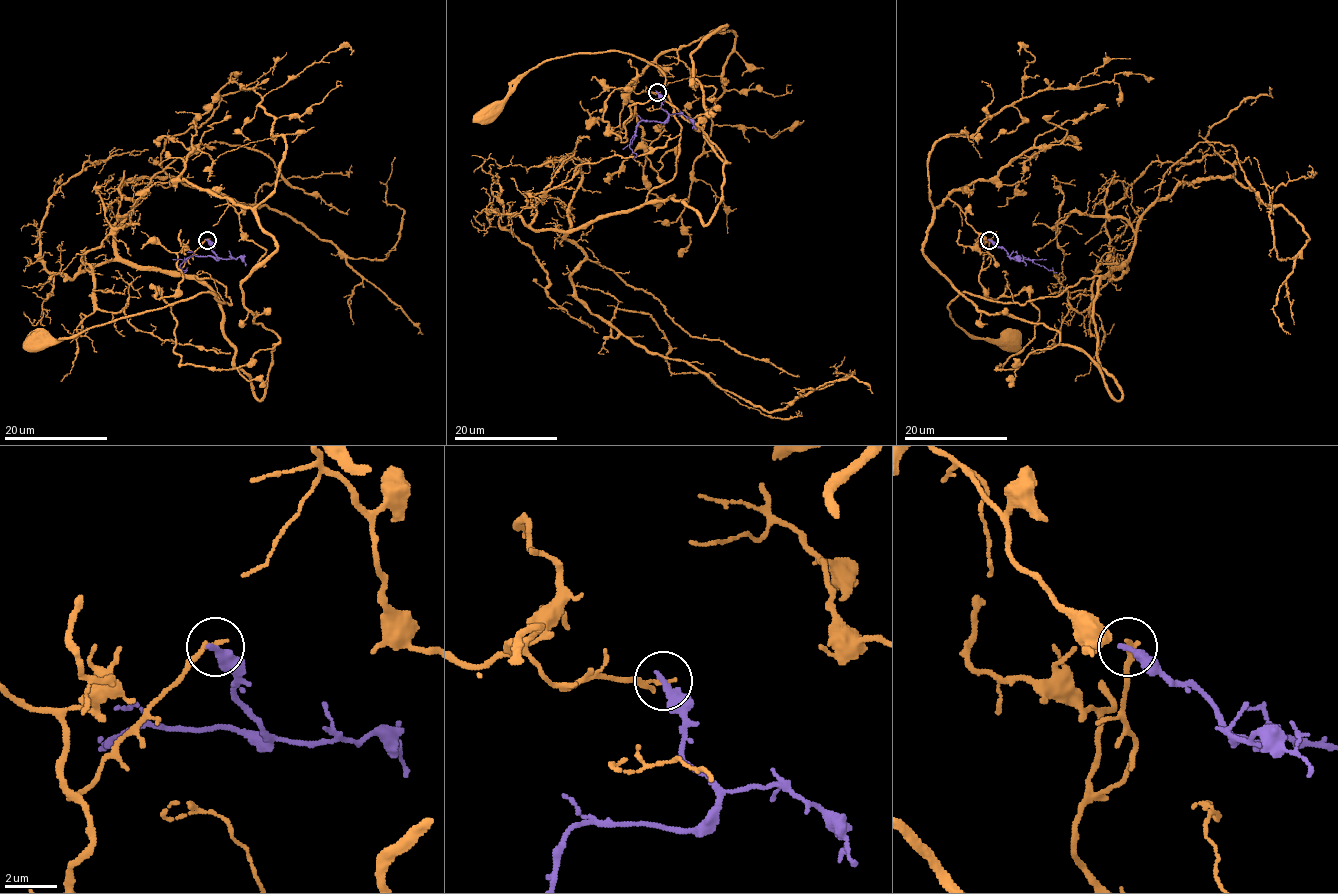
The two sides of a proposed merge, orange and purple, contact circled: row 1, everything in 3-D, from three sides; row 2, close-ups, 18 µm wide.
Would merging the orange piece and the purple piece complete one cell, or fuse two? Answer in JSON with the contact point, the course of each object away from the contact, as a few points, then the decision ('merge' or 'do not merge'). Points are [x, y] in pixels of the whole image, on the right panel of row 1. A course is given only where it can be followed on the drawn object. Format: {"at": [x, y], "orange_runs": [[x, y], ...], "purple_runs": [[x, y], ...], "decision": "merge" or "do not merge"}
{"at": [989, 240], "orange_runs": [[989, 240], [985, 296], [1039, 312], [997, 367], [1077, 346], [1122, 395], [1097, 276], [947, 306], [1010, 336]], "purple_runs": [[989, 240], [1011, 257], [1017, 255], [1056, 272]], "decision": "do not merge"}

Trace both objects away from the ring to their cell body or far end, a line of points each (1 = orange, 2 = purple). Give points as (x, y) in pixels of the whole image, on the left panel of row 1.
1: (206, 240), (153, 296), (182, 364), (275, 345), (259, 400), (211, 277), (231, 305), (196, 294), (42, 336)
2: (208, 240), (218, 258), (191, 255), (179, 266), (187, 270), (183, 272)

